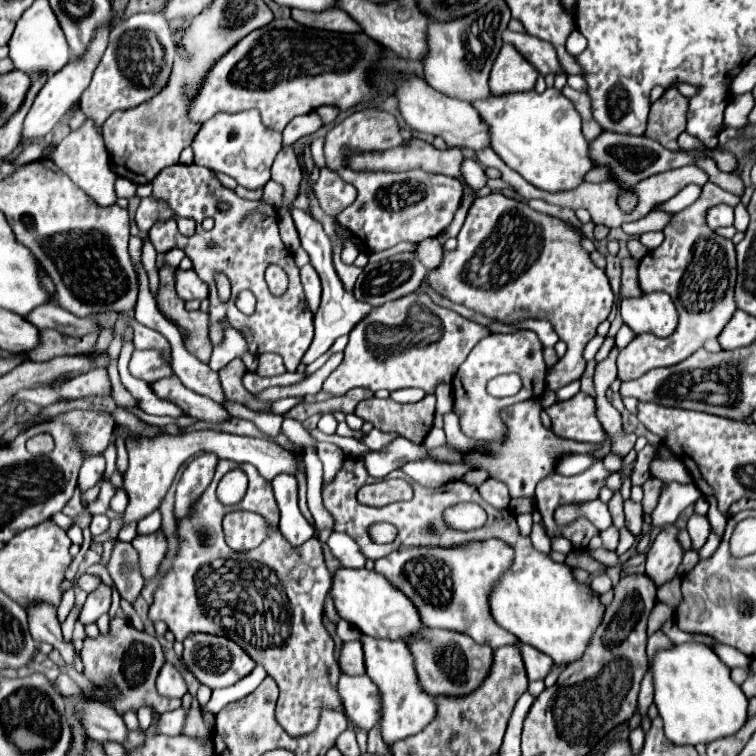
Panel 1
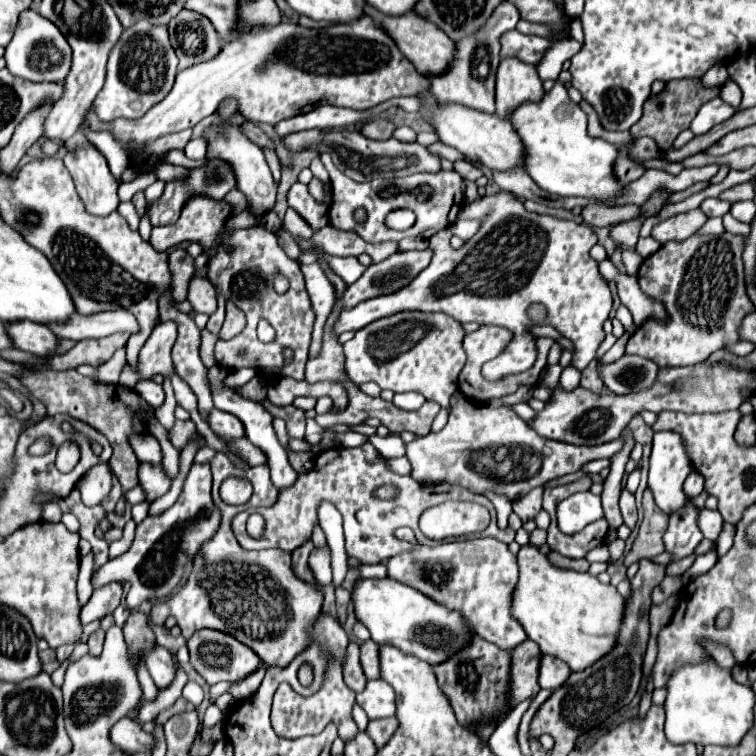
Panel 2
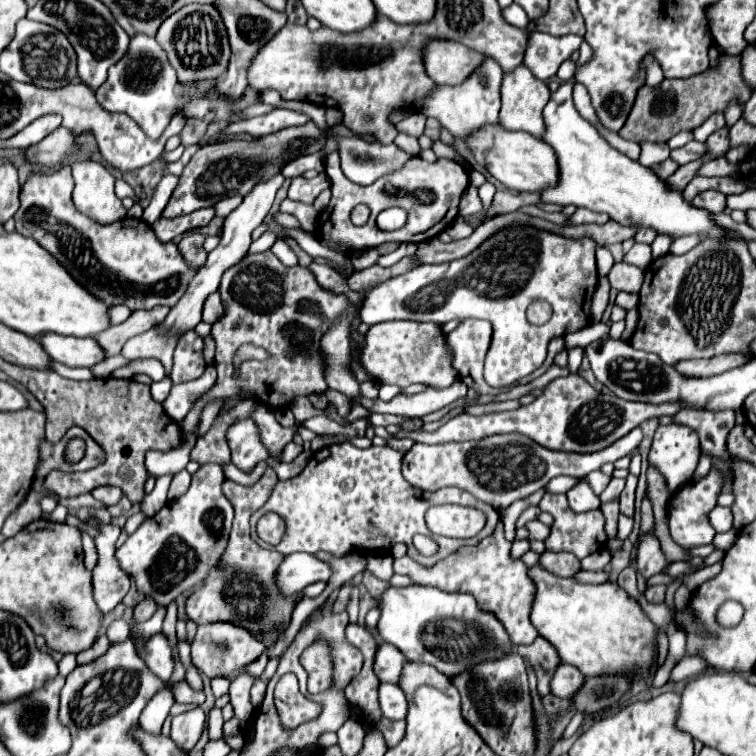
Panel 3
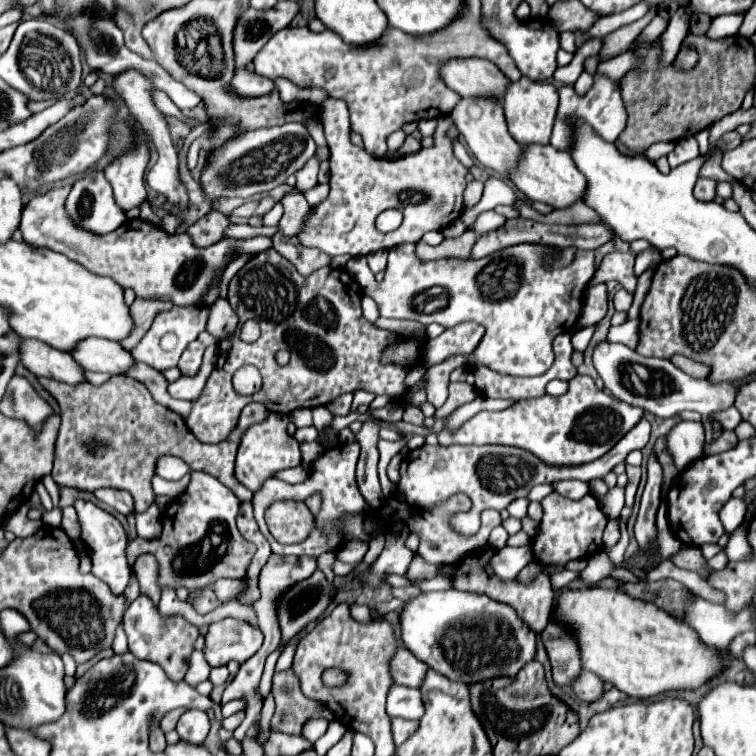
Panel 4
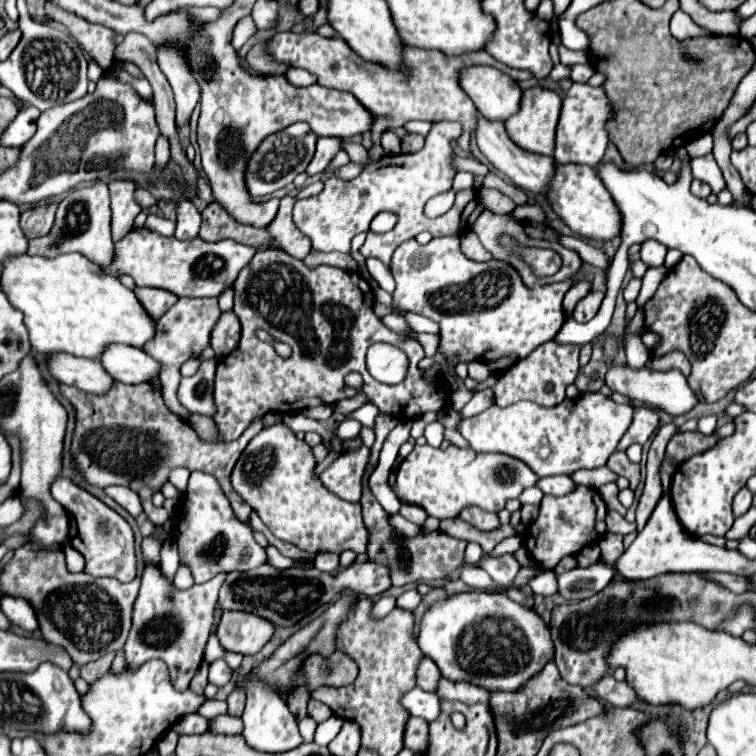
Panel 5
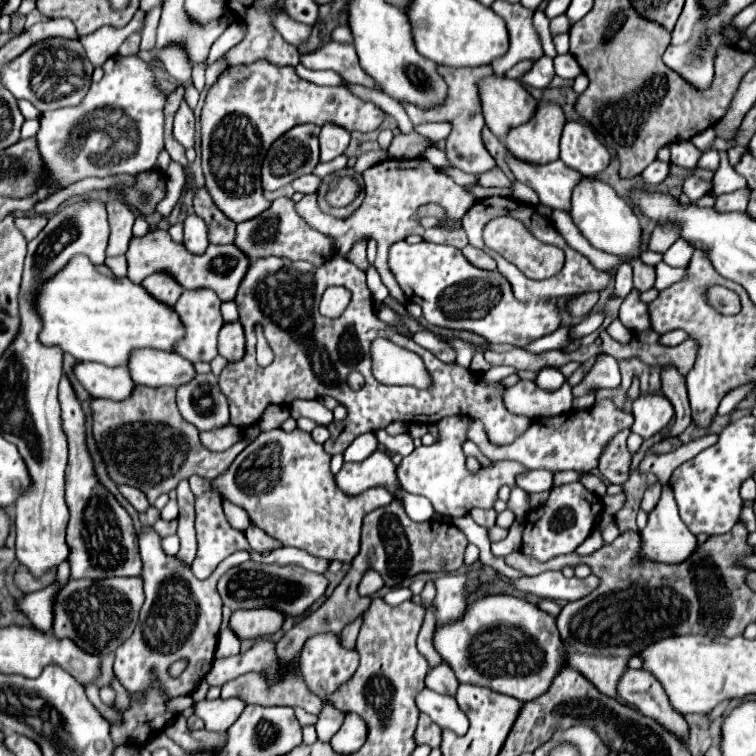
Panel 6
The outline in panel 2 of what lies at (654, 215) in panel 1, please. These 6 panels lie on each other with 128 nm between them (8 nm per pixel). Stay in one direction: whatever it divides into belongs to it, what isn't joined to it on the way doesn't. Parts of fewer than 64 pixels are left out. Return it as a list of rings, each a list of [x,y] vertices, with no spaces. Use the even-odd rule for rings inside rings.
[[[696,208],[696,210],[684,212],[684,214],[678,214],[678,216],[672,216],[664,222],[660,222],[652,230],[652,236],[656,236],[656,240],[660,244],[666,244],[666,242],[672,242],[672,240],[686,240],[700,226],[704,226],[706,220],[708,220],[708,216],[700,208]]]

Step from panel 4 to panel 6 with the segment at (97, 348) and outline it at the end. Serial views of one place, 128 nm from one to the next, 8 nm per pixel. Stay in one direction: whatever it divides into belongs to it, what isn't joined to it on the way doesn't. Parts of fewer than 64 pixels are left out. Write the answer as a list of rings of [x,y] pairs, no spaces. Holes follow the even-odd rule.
[[[136,350],[130,356],[128,370],[136,384],[144,386],[184,386],[194,376],[194,364],[176,352]]]

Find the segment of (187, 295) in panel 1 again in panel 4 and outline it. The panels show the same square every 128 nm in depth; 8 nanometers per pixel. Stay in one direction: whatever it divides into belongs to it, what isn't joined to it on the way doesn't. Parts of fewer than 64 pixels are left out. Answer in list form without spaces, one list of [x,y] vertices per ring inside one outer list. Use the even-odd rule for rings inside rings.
[[[218,298],[212,306],[210,306],[210,318],[208,318],[208,332],[216,338],[216,342],[220,344],[222,340],[226,340],[228,336],[232,336],[236,332],[238,326],[238,316],[236,312],[230,308],[228,300]]]

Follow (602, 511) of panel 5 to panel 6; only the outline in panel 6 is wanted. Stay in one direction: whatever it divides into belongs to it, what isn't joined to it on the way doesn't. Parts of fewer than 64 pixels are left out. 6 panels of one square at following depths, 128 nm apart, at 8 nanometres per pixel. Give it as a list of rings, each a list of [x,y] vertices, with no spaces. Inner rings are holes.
[[[580,482],[552,488],[548,502],[544,506],[532,510],[526,516],[520,552],[524,556],[532,556],[540,562],[556,558],[560,554],[570,554],[570,552],[574,552],[576,546],[580,546],[588,538],[588,534],[594,528],[594,520],[600,512],[602,512],[600,498],[596,494],[588,492]]]

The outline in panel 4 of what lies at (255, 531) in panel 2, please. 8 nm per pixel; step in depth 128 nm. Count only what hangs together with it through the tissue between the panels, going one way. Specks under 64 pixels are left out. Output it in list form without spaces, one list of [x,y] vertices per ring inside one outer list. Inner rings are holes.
[[[276,500],[266,508],[268,530],[280,544],[304,542],[312,532],[312,520],[308,506],[296,500]]]

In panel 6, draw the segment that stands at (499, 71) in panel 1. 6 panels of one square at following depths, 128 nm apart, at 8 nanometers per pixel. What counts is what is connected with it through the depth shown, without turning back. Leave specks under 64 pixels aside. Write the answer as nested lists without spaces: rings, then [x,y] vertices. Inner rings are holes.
[[[540,102],[538,110],[536,110],[536,116],[528,124],[522,124],[522,126],[514,128],[504,138],[504,146],[514,156],[520,156],[520,160],[528,160],[530,164],[548,164],[550,160],[558,160],[558,140],[560,140],[560,132],[564,128],[564,124],[566,124],[564,112],[558,104]]]

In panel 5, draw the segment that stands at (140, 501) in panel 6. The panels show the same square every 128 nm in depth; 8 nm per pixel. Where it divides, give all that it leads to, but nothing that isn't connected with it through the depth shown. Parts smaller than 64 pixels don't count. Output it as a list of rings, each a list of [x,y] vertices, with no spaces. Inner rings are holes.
[[[108,486],[106,494],[112,496],[122,508],[126,508],[132,516],[142,514],[142,504],[140,504],[140,496],[136,492],[132,492],[130,488],[124,486]]]

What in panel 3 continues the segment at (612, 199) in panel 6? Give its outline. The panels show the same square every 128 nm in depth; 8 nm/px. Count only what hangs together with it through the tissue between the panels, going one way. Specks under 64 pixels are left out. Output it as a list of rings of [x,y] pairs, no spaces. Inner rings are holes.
[[[484,126],[480,132],[466,140],[468,148],[486,148],[486,168],[490,174],[500,180],[506,188],[514,192],[538,192],[544,188],[552,188],[556,180],[560,180],[560,168],[556,164],[556,154],[550,144],[530,136],[528,132],[508,132],[502,126]]]

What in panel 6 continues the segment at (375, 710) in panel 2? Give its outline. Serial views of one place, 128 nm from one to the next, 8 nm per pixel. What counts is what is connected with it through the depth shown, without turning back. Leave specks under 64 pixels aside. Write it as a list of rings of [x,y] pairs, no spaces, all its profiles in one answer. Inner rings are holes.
[[[424,688],[416,696],[416,704],[440,728],[448,728],[448,730],[452,730],[458,736],[466,734],[466,730],[468,730],[468,718],[460,710],[460,706],[456,704],[456,700],[452,696],[444,696],[444,694],[438,694],[434,690]]]

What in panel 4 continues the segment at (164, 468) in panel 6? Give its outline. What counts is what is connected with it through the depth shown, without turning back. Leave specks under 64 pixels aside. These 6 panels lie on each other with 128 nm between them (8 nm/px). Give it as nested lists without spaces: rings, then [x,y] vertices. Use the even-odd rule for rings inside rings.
[[[112,376],[102,386],[70,386],[50,378],[40,378],[40,384],[58,400],[62,410],[52,470],[56,484],[88,492],[106,486],[128,490],[134,498],[136,512],[146,512],[154,502],[154,490],[150,490],[150,482],[156,474],[156,462],[160,456],[172,454],[182,458],[190,470],[202,470],[218,478],[236,494],[240,502],[252,500],[252,492],[244,488],[234,476],[234,460],[248,426],[266,420],[268,408],[264,408],[264,404],[248,404],[242,410],[240,422],[228,440],[220,444],[202,444],[196,440],[196,436],[192,436],[192,432],[188,432],[182,416],[154,402],[146,386],[130,376]]]

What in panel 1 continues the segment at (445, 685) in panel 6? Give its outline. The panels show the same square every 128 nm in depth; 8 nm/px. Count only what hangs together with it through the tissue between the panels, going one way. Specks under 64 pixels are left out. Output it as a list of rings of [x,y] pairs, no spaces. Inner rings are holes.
[[[346,642],[342,652],[340,652],[340,668],[344,674],[350,676],[360,676],[364,674],[364,652],[360,642]]]

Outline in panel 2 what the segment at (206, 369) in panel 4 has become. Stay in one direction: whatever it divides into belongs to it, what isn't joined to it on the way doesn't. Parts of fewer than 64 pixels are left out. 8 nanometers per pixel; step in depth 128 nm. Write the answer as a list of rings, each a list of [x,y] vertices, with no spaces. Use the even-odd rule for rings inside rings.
[[[142,380],[142,382],[138,382],[138,384],[134,386],[134,390],[140,392],[140,396],[144,396],[144,400],[146,400],[150,406],[154,406],[154,408],[158,408],[160,402],[164,400],[164,390],[162,390],[162,386],[156,384],[156,382],[152,382],[152,380]]]

